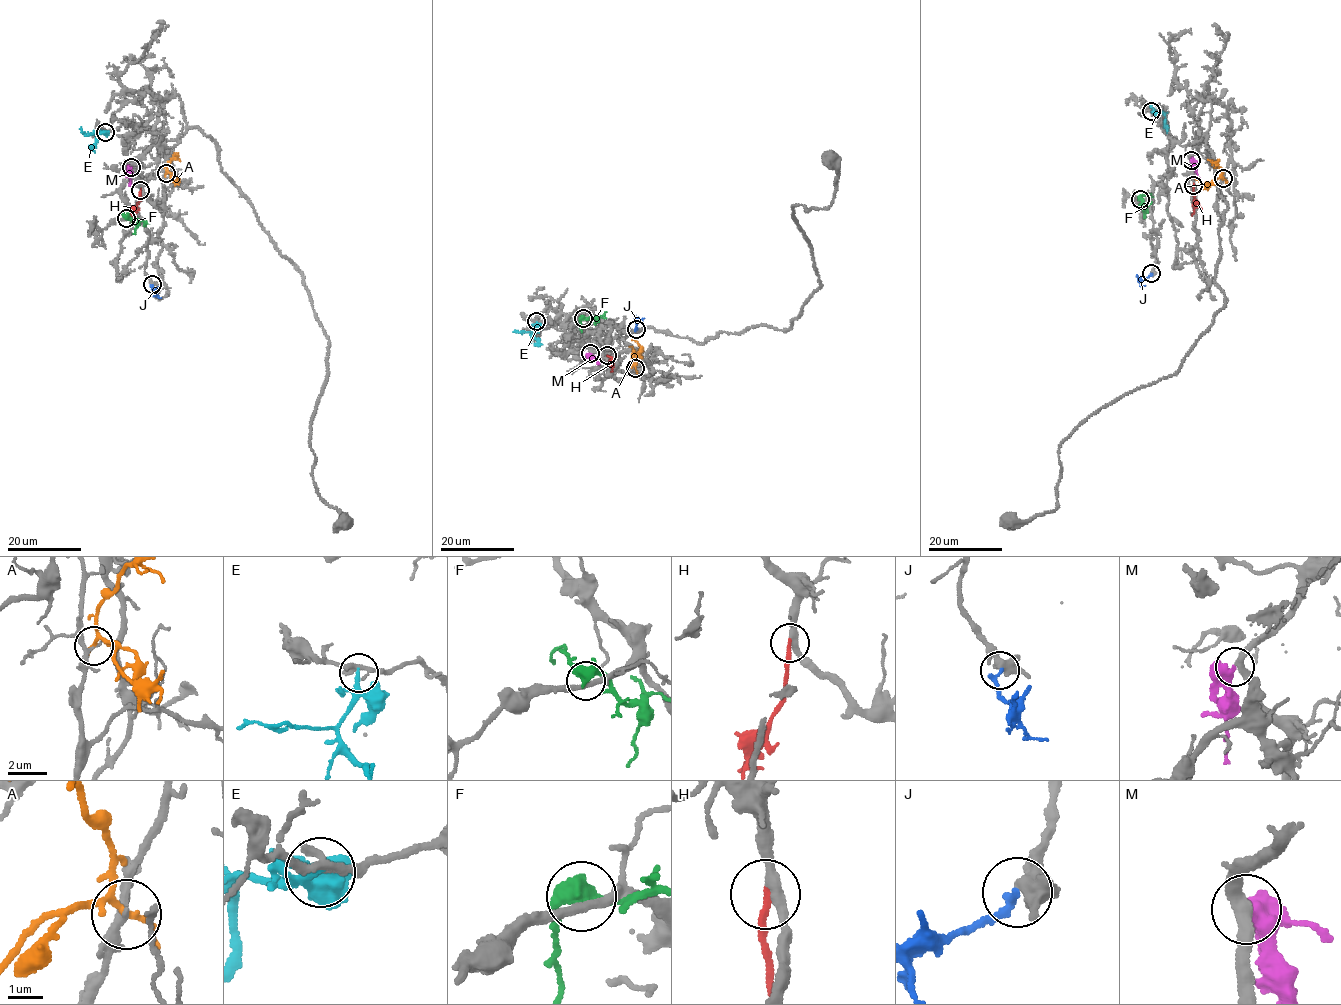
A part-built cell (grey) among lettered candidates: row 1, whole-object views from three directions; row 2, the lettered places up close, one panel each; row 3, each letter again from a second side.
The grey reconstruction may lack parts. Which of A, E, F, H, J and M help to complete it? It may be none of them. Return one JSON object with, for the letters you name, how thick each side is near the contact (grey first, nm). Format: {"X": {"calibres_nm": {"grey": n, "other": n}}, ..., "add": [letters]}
{"H": {"calibres_nm": {"grey": 320, "other": 200}}, "M": {"calibres_nm": {"grey": 340, "other": 480}}, "add": ["H", "M"]}

